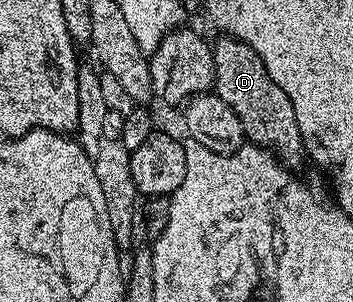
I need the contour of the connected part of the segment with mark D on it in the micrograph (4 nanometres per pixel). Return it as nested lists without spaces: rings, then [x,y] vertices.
[[[221,37],[213,49],[213,85],[212,90],[239,117],[239,125],[243,125],[245,138],[250,144],[264,147],[273,152],[280,162],[293,165],[305,151],[305,142],[301,139],[299,121],[295,121],[295,105],[291,105],[291,97],[271,81],[271,73],[267,73],[267,65],[263,65],[263,57],[251,49],[243,41],[232,37]]]

